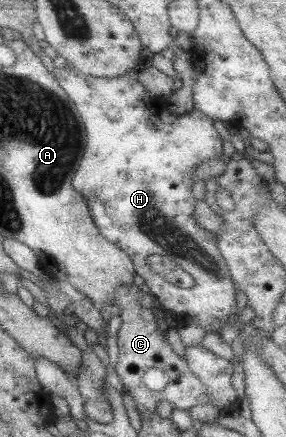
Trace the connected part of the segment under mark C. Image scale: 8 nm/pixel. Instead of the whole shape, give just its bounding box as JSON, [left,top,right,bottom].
[113,285,211,419]

